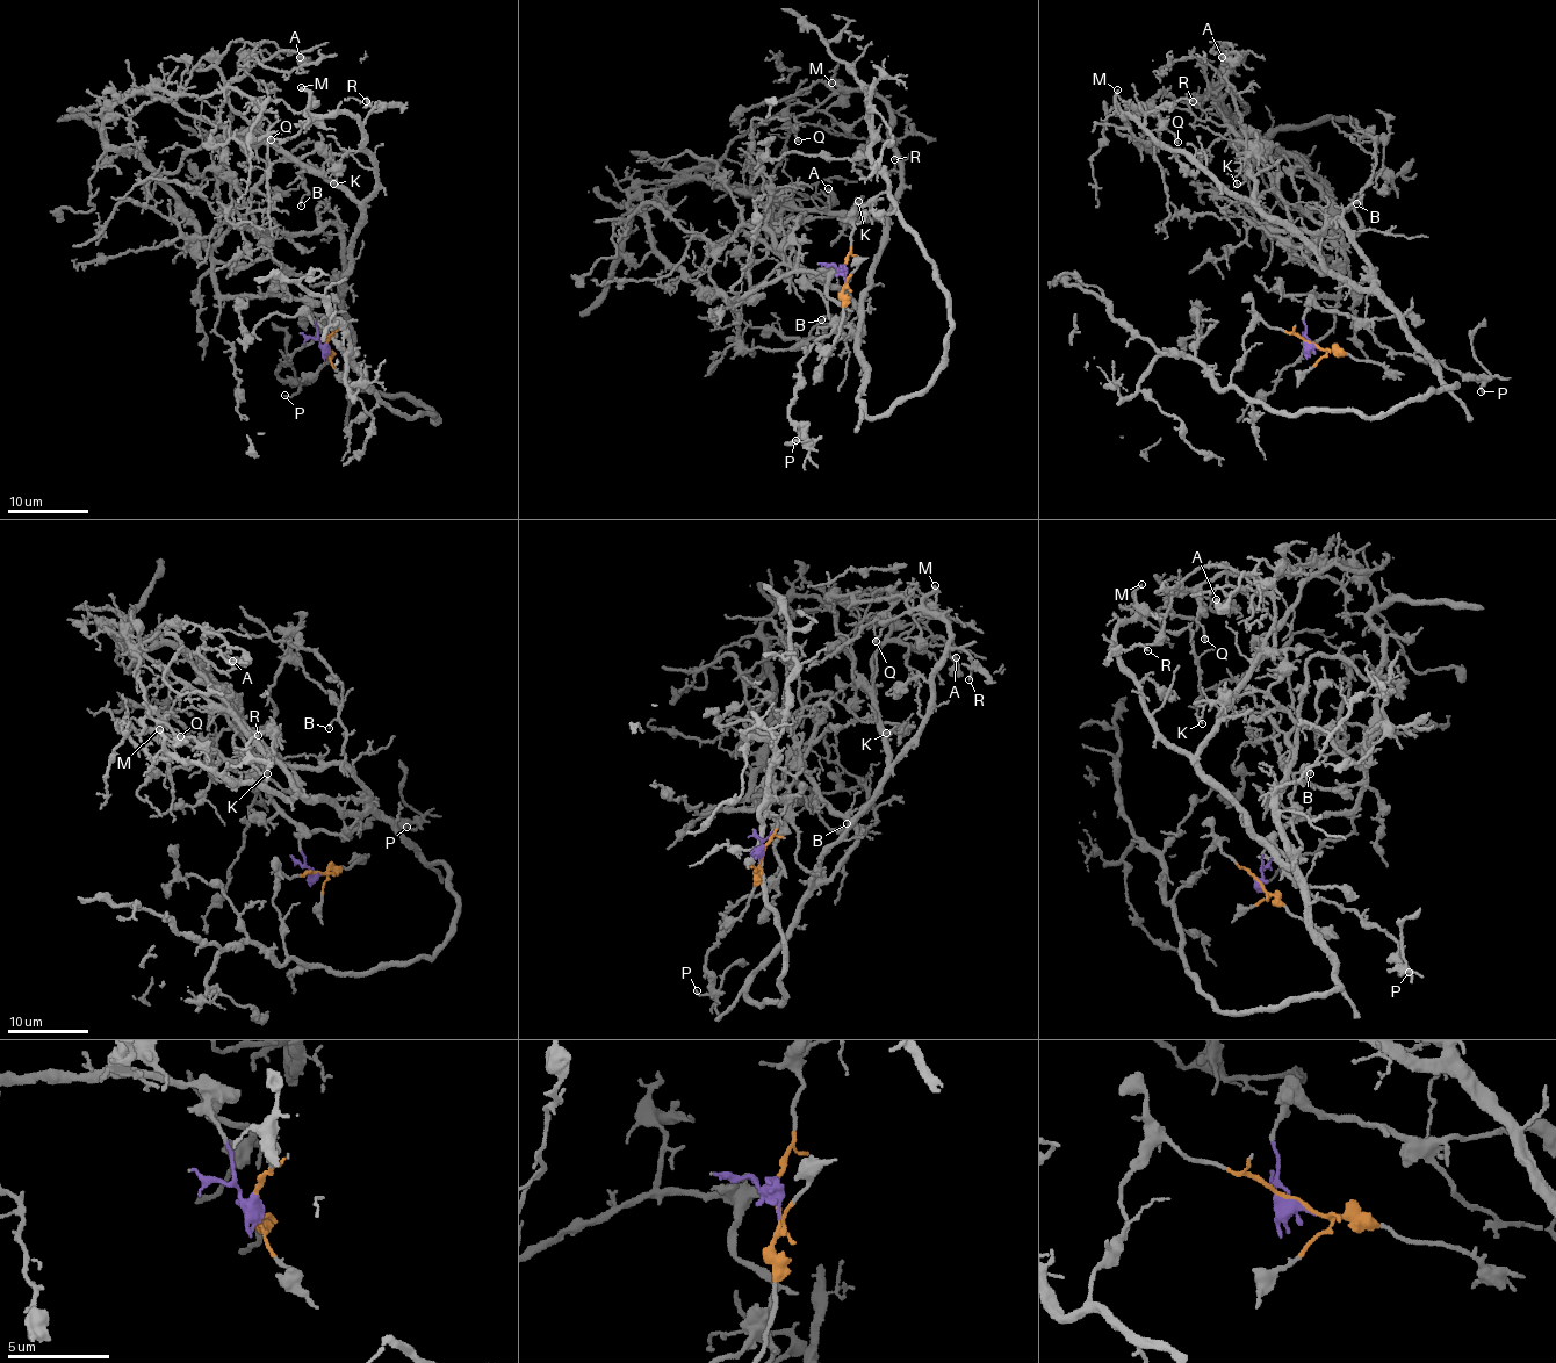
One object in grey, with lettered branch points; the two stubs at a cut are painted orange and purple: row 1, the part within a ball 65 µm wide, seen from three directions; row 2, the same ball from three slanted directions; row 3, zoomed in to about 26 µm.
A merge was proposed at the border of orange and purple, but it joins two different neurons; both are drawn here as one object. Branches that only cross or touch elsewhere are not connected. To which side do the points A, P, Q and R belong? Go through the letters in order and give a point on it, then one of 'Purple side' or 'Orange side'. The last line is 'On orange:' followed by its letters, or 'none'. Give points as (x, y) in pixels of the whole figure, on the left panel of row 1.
A: Place: (300, 57). Purple side
P: Place: (285, 395). Purple side
Q: Place: (271, 139). Purple side
R: Place: (366, 101). Orange side
On orange: R

